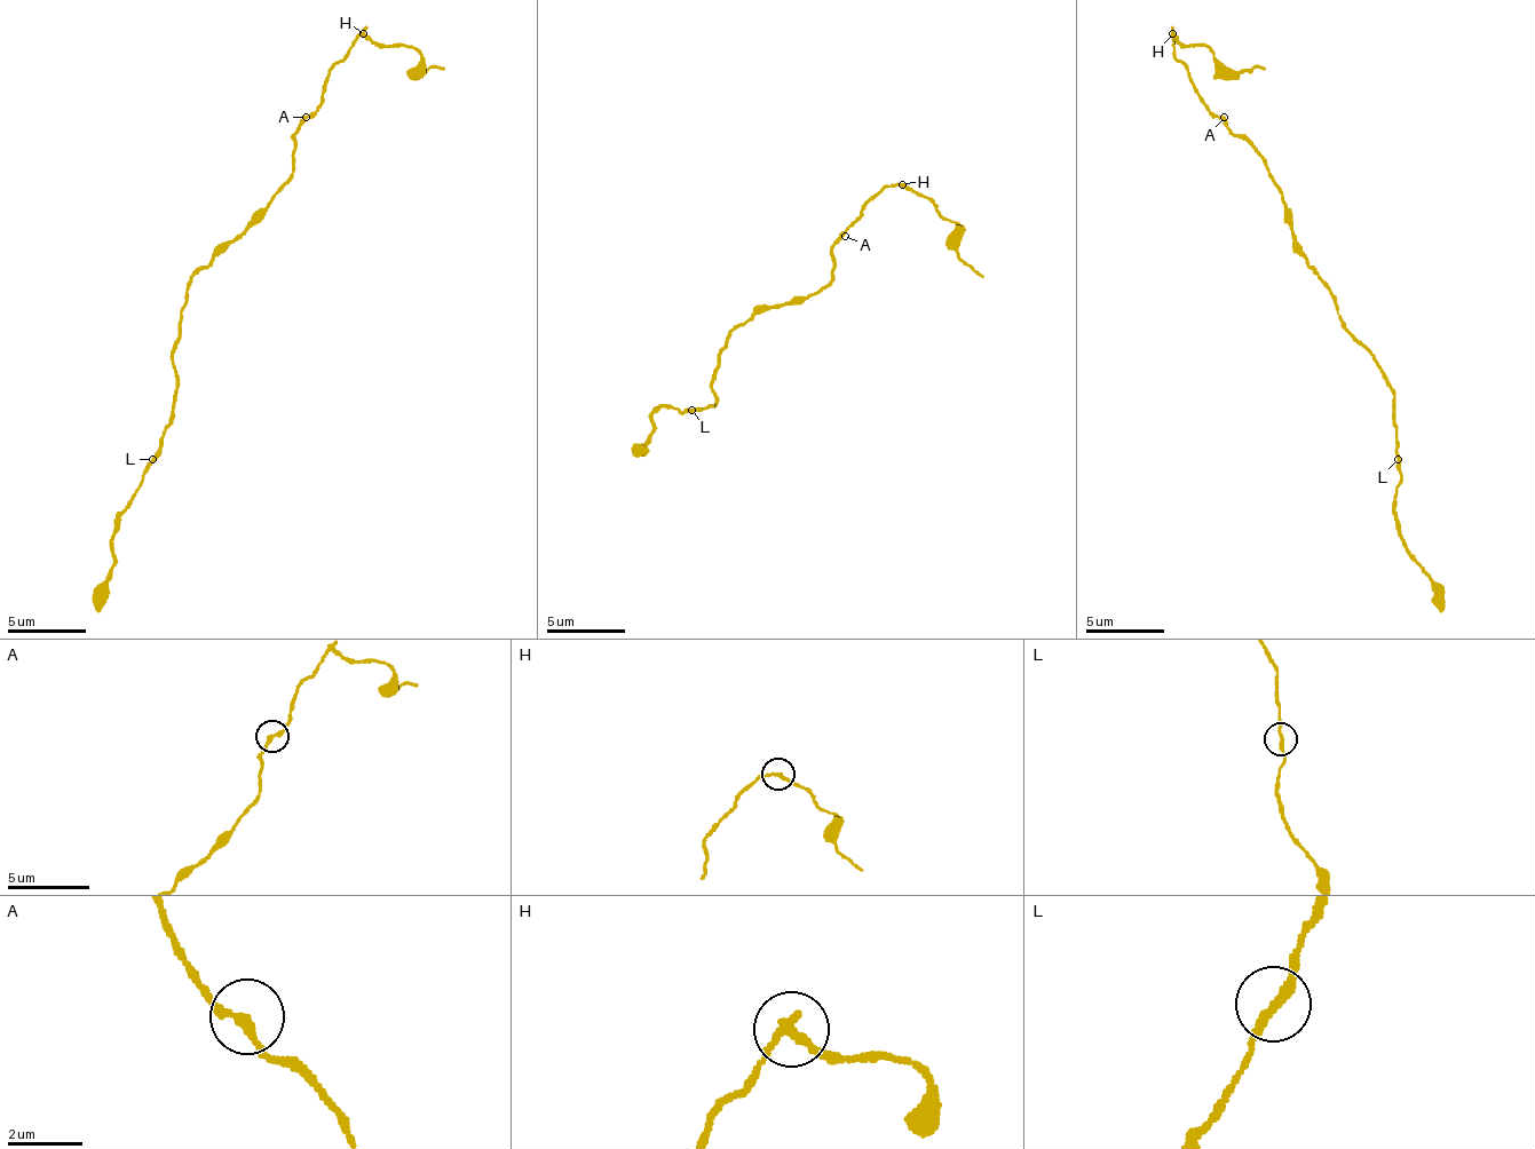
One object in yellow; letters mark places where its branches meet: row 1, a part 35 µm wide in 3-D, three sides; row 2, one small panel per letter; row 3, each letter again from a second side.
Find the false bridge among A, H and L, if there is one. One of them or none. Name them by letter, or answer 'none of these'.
H

